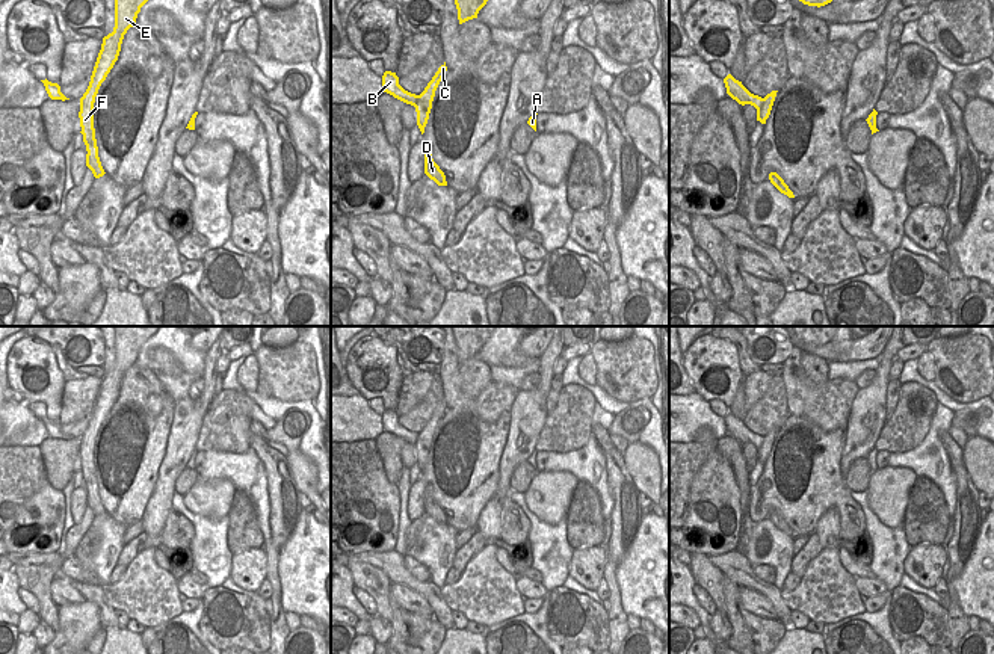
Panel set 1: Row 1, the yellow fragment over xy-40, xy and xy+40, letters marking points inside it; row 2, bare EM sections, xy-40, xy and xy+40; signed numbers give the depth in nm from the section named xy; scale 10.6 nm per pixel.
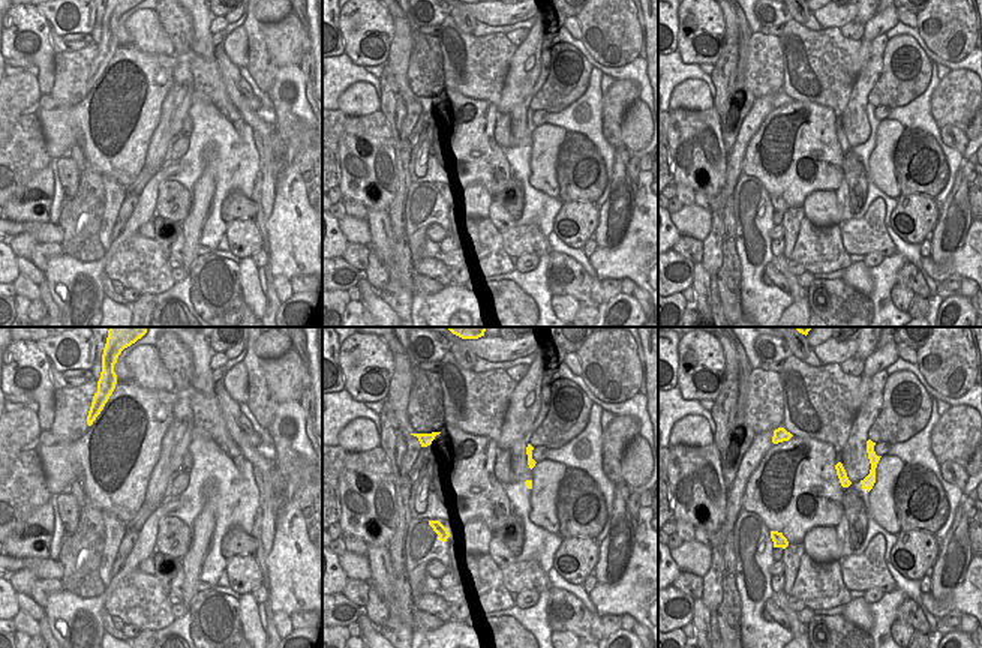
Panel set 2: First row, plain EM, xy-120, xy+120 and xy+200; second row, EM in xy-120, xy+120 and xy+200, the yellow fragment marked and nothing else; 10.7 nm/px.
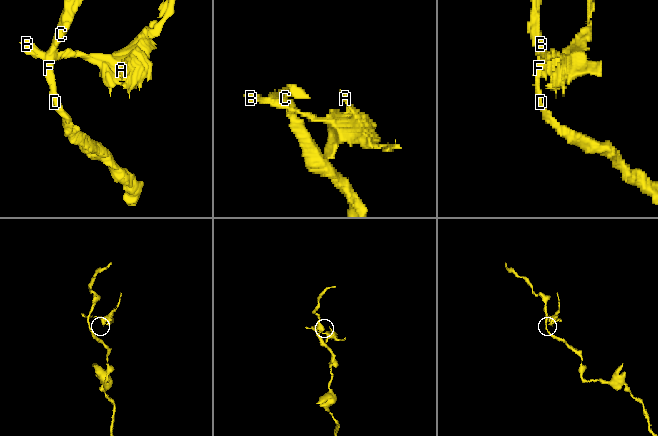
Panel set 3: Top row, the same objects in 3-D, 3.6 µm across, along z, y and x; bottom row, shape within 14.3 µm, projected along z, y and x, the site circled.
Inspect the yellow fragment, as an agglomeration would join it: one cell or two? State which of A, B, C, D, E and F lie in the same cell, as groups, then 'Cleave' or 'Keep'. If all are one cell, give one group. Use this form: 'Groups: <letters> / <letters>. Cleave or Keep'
Groups: A B / C D E F. Cleave

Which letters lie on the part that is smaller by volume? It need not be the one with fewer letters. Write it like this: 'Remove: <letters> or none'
Remove: A, B

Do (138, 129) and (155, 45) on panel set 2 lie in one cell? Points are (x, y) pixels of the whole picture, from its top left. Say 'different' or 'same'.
different

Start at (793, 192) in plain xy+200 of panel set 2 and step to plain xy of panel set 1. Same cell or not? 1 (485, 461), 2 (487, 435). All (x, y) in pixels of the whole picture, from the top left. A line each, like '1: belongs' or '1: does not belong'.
1: belongs
2: belongs

